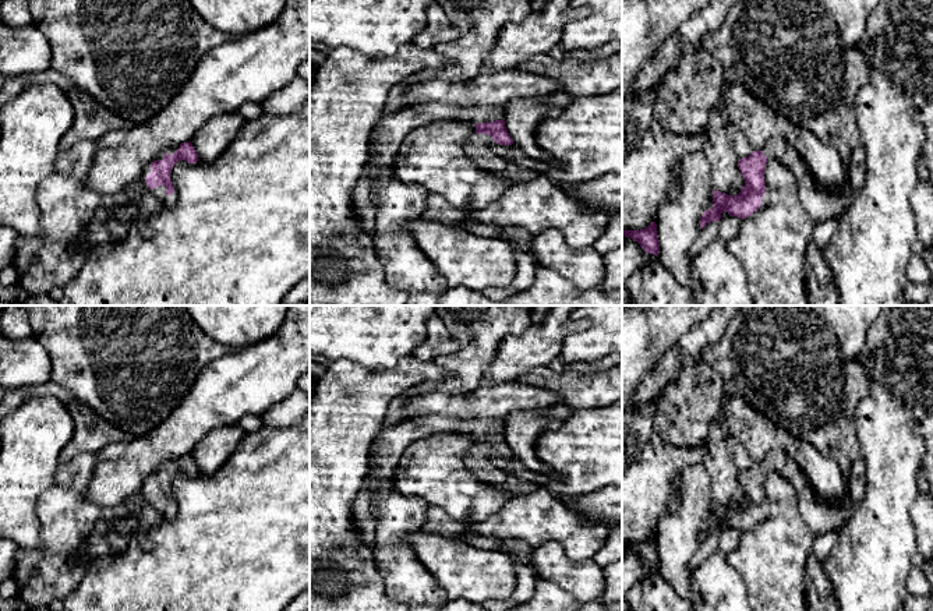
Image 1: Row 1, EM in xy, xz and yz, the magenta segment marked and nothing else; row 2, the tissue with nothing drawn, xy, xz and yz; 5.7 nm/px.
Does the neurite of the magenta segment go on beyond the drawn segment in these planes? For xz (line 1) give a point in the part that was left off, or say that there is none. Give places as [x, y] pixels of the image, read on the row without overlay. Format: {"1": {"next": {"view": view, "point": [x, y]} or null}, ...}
{"1": {"next": {"view": "xz", "point": [477, 461]}}}

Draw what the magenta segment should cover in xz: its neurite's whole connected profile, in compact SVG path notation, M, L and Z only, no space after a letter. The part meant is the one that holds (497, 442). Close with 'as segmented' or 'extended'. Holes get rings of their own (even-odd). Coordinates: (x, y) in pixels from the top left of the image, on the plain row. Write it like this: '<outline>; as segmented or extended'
M505 432L477 435L474 438L477 442L476 448L466 452L463 460L467 470L477 478L485 484L508 491L512 497L529 495L540 488L536 483L520 480L513 473L505 472L492 463L492 455L506 459L513 456L513 452L505 439Z; extended

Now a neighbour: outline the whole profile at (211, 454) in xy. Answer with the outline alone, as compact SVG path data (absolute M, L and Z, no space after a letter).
M238 424L212 430L191 452L198 472L208 476L219 470L234 453L244 435Z

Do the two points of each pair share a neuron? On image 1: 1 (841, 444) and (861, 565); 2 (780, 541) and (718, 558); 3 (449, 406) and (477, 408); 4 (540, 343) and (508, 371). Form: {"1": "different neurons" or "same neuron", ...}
{"1": "different neurons", "2": "different neurons", "3": "same neuron", "4": "same neuron"}

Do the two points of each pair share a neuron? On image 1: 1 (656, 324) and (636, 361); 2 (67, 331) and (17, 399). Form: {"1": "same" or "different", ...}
{"1": "same", "2": "different"}

